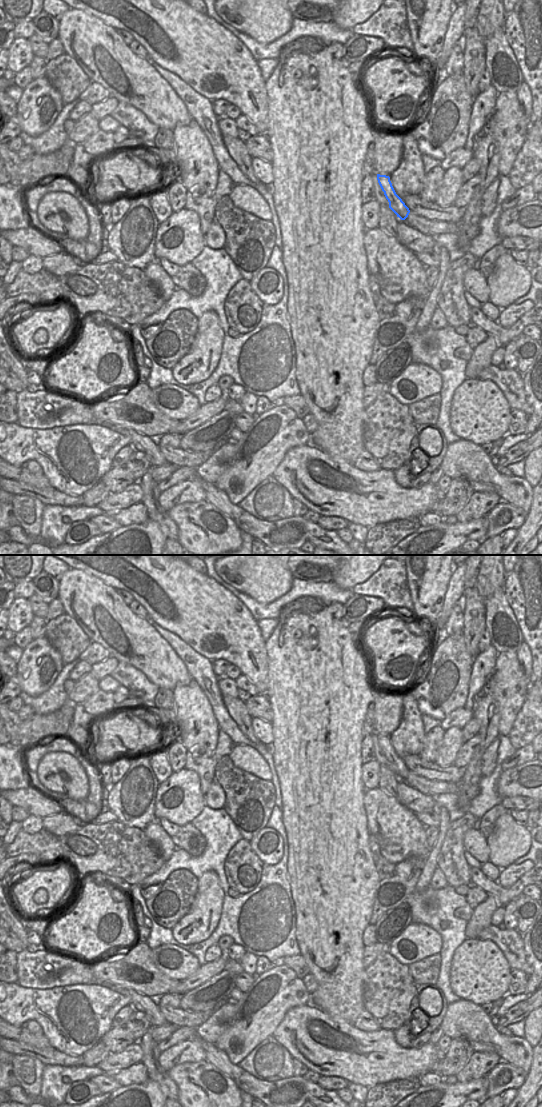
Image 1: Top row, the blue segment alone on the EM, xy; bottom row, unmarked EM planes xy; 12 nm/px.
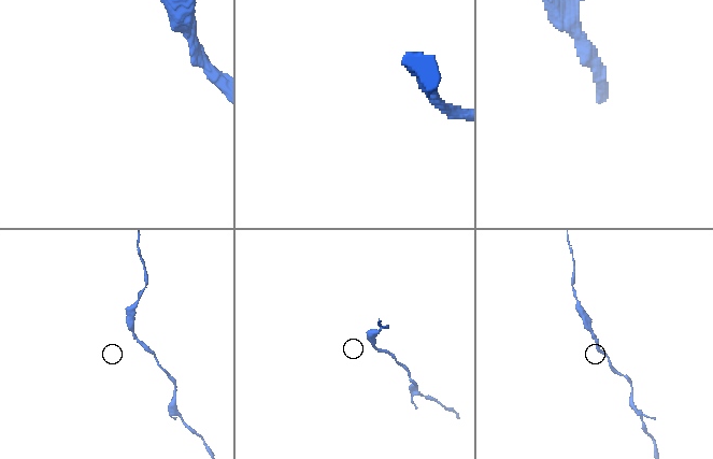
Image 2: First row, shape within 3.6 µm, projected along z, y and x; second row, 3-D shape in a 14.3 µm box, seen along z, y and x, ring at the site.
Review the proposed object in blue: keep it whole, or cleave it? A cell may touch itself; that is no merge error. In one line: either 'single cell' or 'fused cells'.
single cell

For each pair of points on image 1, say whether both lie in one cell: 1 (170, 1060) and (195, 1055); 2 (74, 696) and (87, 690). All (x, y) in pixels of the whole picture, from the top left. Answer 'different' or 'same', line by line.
1: same
2: same

